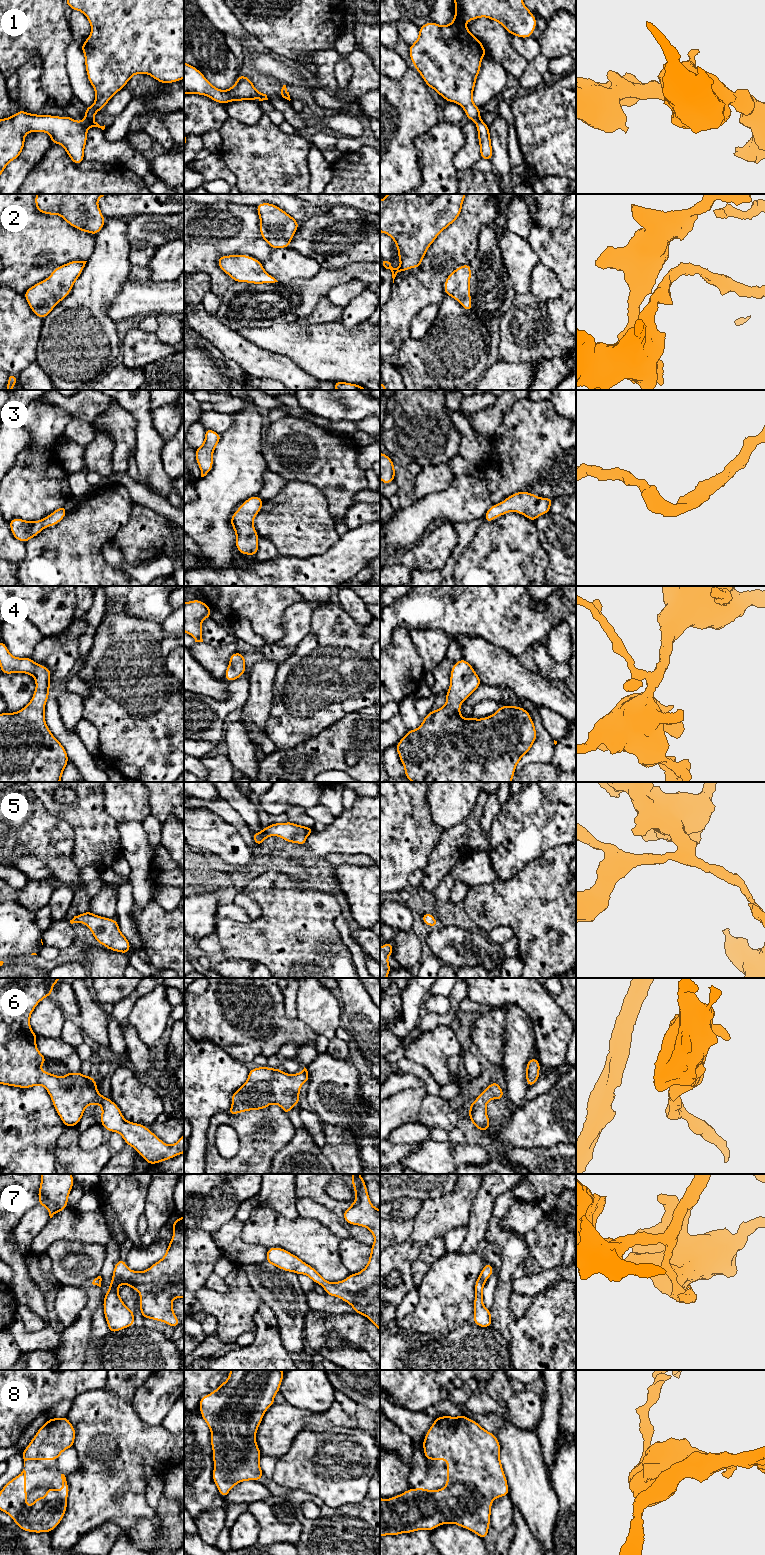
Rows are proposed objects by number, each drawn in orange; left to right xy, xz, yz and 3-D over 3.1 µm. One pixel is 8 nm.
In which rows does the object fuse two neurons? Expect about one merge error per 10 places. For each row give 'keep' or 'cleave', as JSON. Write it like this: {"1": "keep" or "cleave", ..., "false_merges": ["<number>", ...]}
{"1": "cleave", "2": "keep", "3": "keep", "4": "keep", "5": "keep", "6": "keep", "7": "keep", "8": "keep", "false_merges": ["1"]}

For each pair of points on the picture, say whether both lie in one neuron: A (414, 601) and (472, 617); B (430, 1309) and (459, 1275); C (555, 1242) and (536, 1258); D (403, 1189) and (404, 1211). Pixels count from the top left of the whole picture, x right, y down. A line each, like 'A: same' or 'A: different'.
A: same
B: same
C: same
D: different

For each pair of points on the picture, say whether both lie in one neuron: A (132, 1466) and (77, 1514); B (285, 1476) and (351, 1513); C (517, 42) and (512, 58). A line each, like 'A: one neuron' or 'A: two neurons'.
A: one neuron
B: two neurons
C: two neurons

